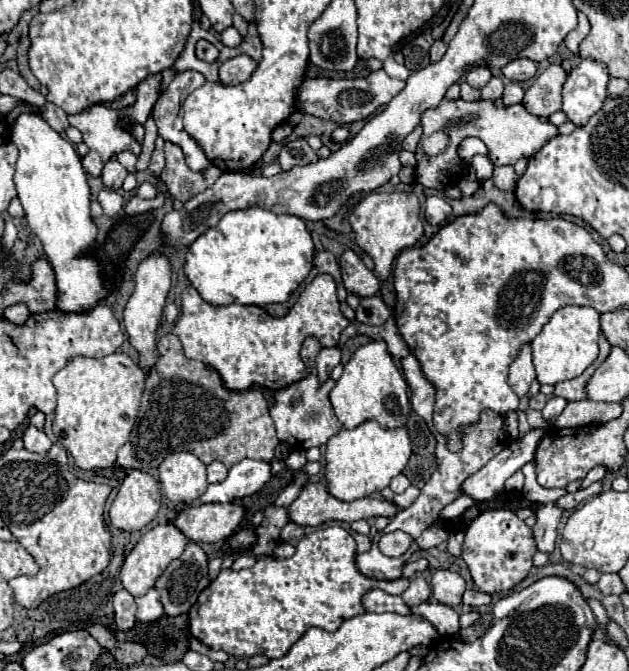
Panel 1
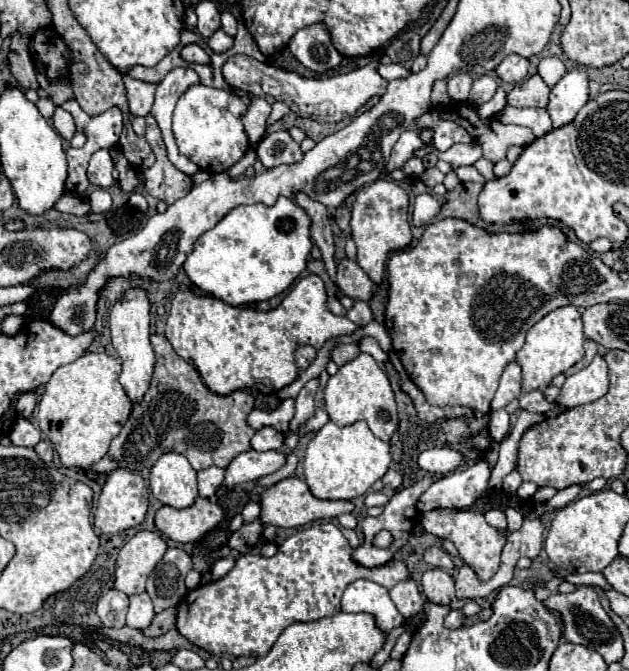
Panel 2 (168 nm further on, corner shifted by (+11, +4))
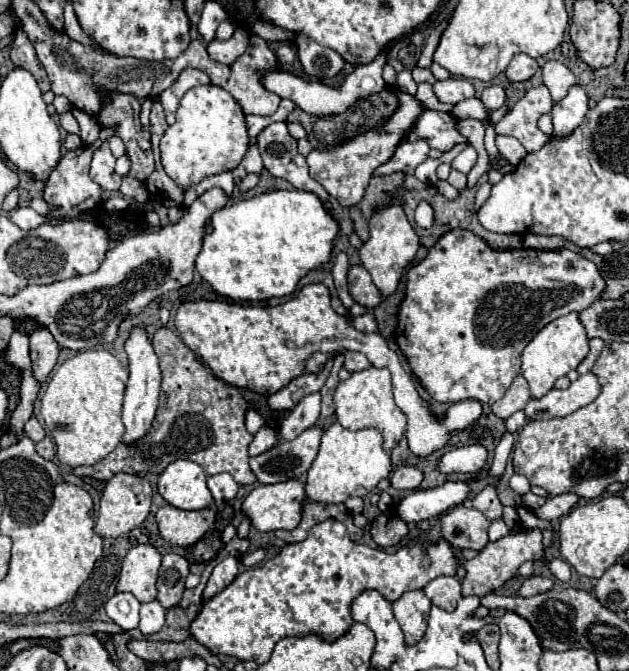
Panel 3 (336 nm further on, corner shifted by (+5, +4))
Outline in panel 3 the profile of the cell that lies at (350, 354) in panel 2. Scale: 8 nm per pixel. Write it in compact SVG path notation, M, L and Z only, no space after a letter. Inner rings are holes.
M344 351L344 367L354 373L354 371L362 371L362 369L368 369L370 367L370 361L362 355L362 353L356 353L356 351Z

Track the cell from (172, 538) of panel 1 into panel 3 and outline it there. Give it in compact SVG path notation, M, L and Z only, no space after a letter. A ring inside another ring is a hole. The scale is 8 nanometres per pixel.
M154 545L132 547L122 561L122 571L116 589L132 593L140 603L154 601L160 561L162 555Z

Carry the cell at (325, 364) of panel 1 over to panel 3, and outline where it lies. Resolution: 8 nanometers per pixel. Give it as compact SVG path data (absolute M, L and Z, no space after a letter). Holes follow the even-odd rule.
M310 393L284 419L284 423L280 425L280 435L286 441L292 441L306 429L314 427L318 417L320 417L320 393Z

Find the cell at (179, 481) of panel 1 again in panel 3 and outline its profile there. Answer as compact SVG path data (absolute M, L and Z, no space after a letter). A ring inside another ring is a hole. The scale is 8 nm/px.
M176 459L160 473L158 493L178 509L204 509L212 503L204 469L188 459Z

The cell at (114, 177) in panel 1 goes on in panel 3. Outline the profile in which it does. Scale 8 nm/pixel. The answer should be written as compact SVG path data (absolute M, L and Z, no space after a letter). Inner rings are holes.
M102 143L102 147L94 151L90 177L106 191L118 191L120 189L120 175L116 175L114 163L116 163L116 157L112 155L108 143Z

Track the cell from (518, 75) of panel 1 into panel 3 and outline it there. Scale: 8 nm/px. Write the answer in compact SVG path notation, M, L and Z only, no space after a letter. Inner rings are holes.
M518 53L518 55L510 61L510 65L508 65L508 69L506 69L506 77L508 77L510 81L528 81L536 71L538 71L536 59L532 59L532 57L526 55L526 53Z

